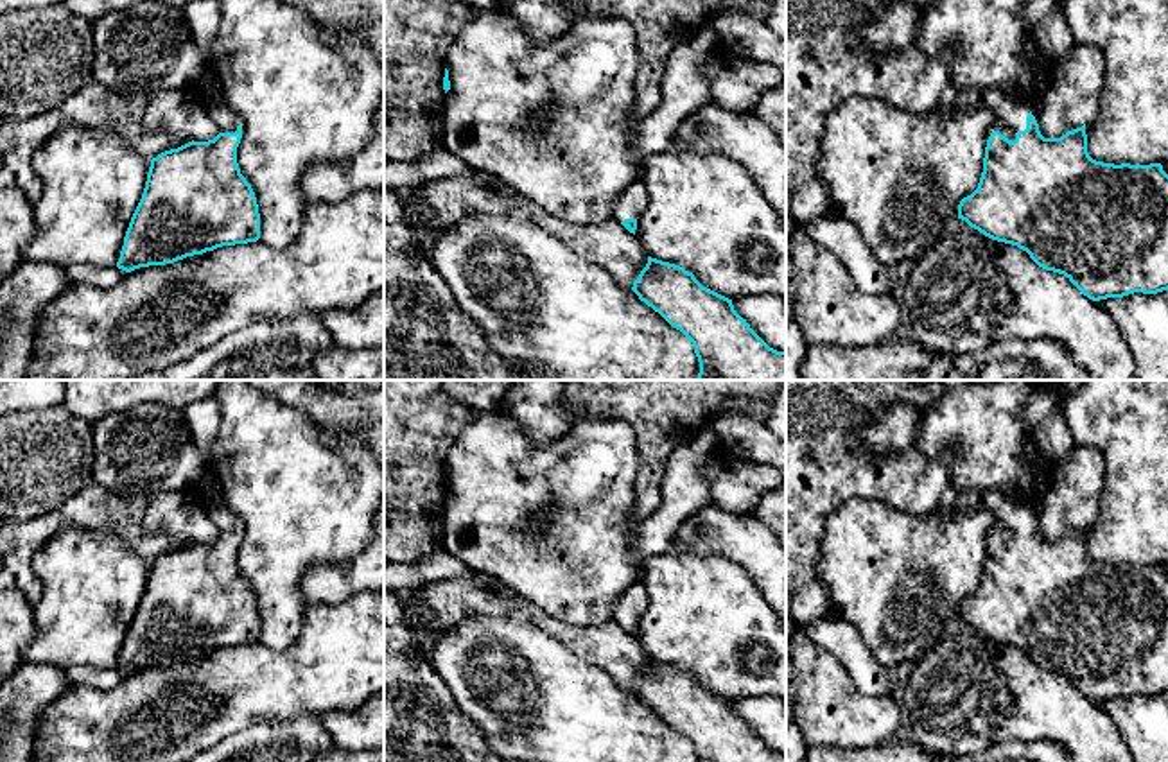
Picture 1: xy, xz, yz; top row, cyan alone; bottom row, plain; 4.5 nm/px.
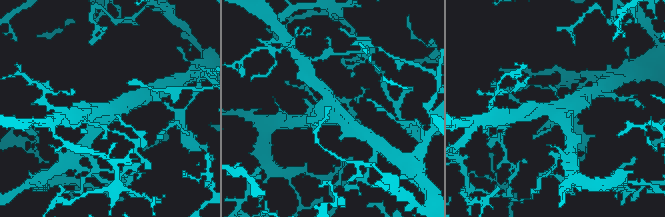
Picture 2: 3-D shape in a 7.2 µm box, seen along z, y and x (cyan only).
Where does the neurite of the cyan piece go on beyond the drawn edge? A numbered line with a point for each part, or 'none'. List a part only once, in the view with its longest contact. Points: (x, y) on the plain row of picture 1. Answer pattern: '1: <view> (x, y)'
1: yz (1011, 517)

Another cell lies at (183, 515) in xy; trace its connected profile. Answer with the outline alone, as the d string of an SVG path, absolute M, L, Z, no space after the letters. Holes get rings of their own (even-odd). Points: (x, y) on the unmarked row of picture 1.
M201 489L153 495L140 529L144 534L165 534L194 543L208 543L219 536Z

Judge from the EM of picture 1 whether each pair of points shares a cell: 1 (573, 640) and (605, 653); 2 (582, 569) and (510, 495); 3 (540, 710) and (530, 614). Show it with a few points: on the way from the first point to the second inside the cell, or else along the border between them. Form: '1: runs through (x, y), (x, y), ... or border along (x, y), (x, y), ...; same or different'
1: runs through (580, 640), (598, 646); same
2: runs through (557, 569), (510, 520); same
3: border along (506, 614), (542, 628), (567, 646); different

